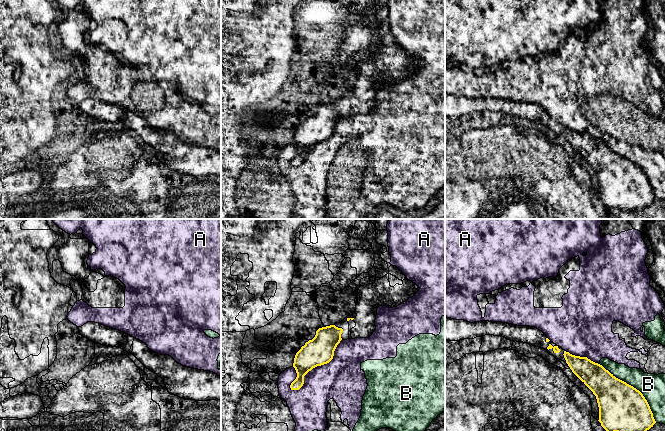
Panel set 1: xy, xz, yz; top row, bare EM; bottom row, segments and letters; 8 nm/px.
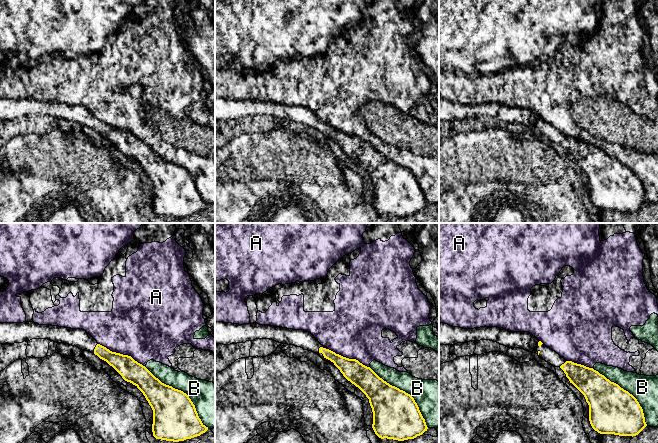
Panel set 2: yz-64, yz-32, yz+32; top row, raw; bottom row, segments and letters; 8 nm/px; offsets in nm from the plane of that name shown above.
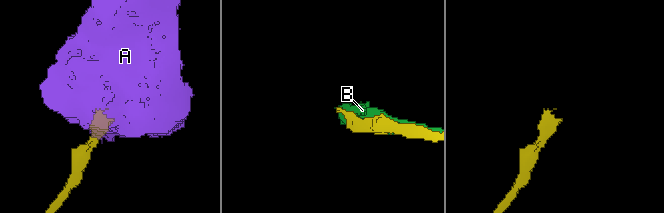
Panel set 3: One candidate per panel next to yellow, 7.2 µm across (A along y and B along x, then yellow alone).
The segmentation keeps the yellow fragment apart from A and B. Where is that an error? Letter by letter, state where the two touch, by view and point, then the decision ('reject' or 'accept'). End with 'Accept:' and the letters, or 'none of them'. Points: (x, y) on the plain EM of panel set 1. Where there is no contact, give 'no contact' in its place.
A: meets yellow in xz at (317, 141); reject
B: meets yellow in yz at (635, 164); reject
Accept: none of them

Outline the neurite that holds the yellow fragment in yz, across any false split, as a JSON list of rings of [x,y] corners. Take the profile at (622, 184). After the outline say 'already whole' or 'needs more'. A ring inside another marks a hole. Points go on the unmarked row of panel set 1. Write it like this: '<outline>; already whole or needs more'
[[[445,94],[445,117],[474,115],[485,111],[501,112],[514,118],[541,123],[557,136],[566,138],[596,172],[598,197],[608,209],[643,210],[656,199],[647,176],[639,166],[616,154],[602,141],[587,133],[566,128],[535,103],[492,97],[470,99]]]; needs more

